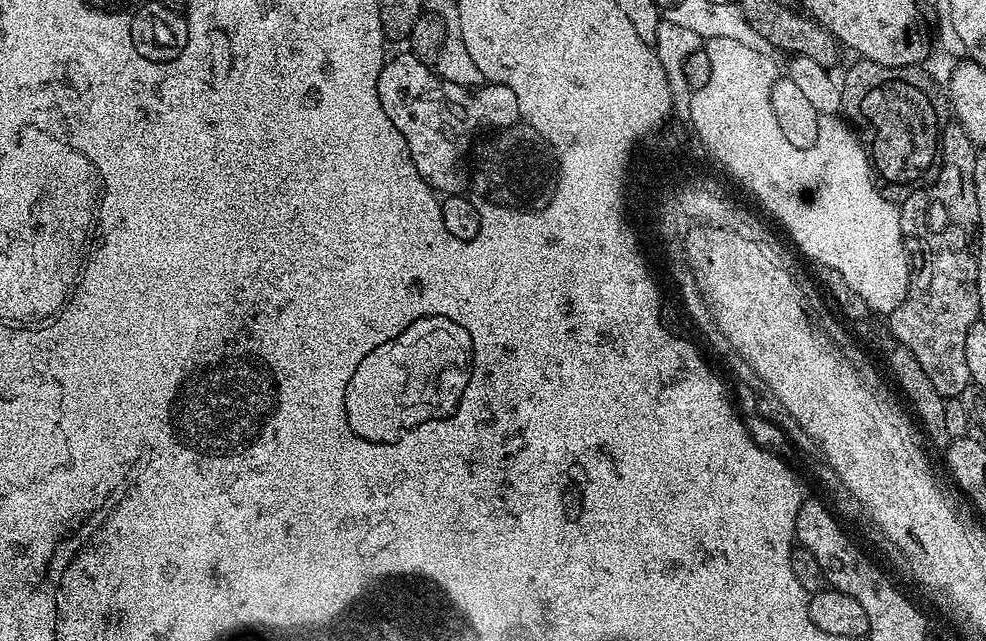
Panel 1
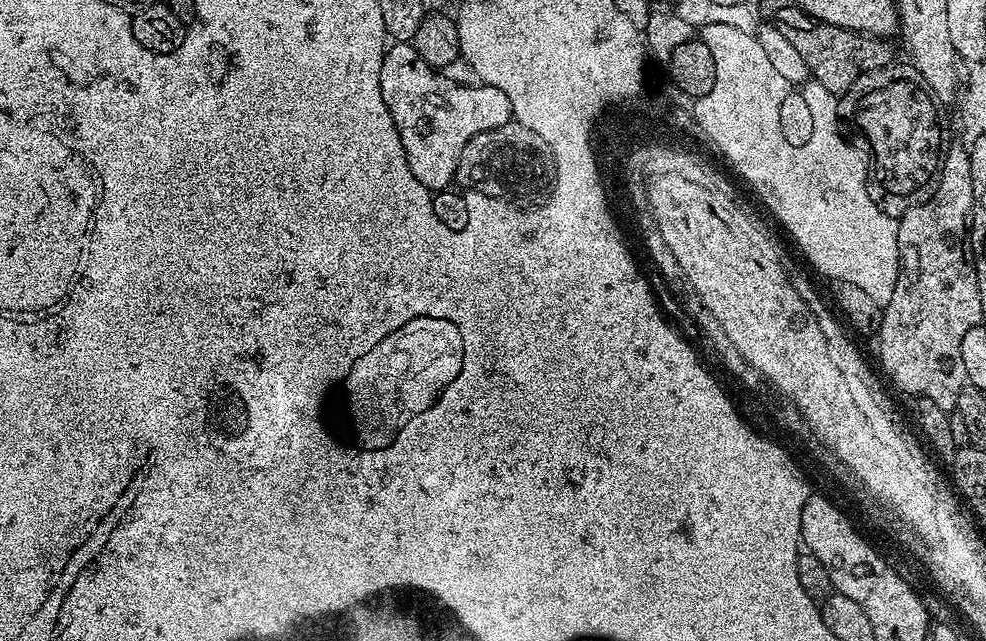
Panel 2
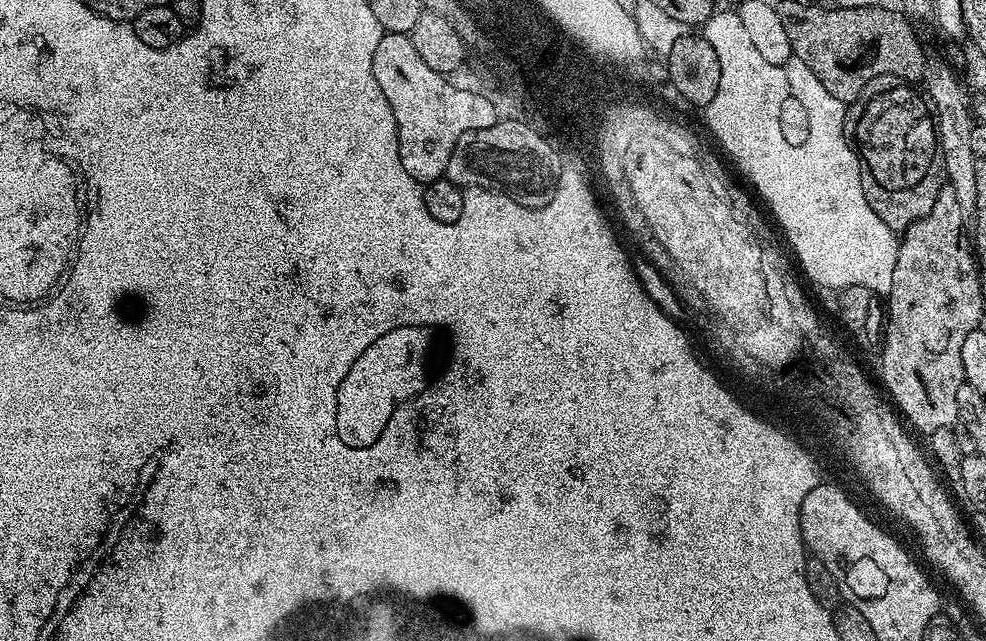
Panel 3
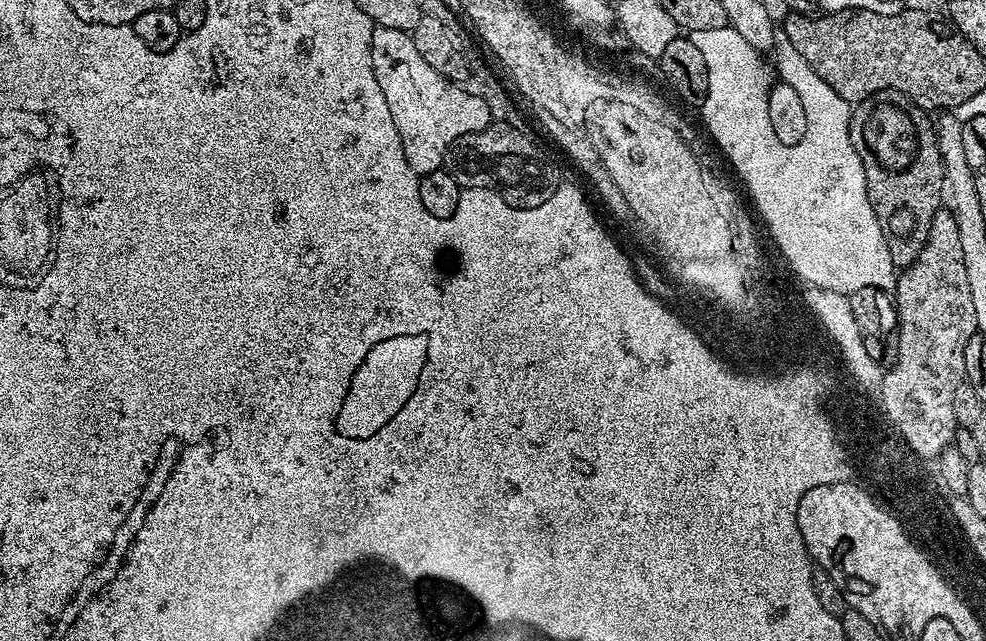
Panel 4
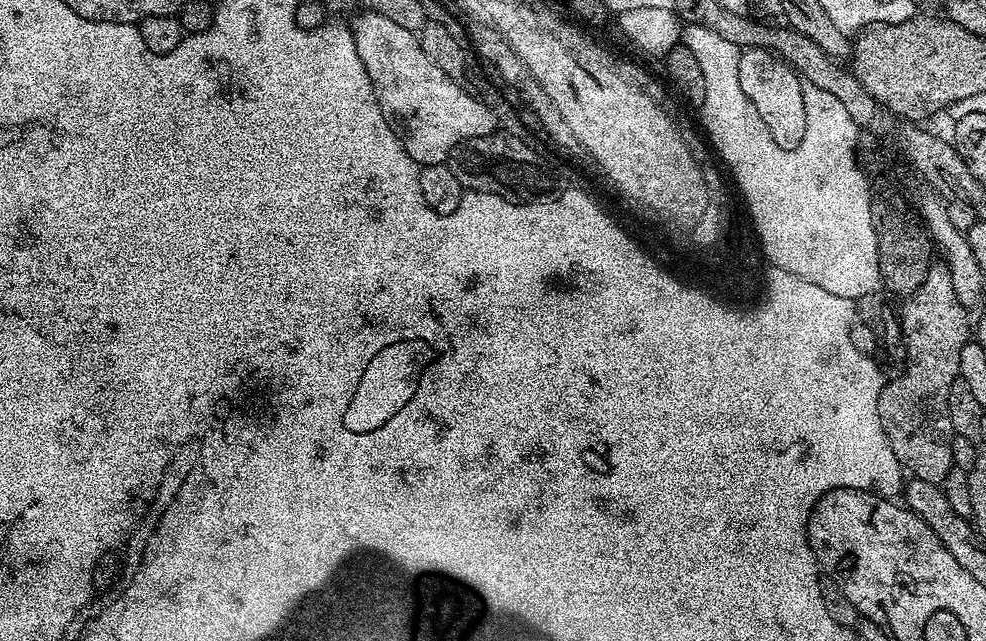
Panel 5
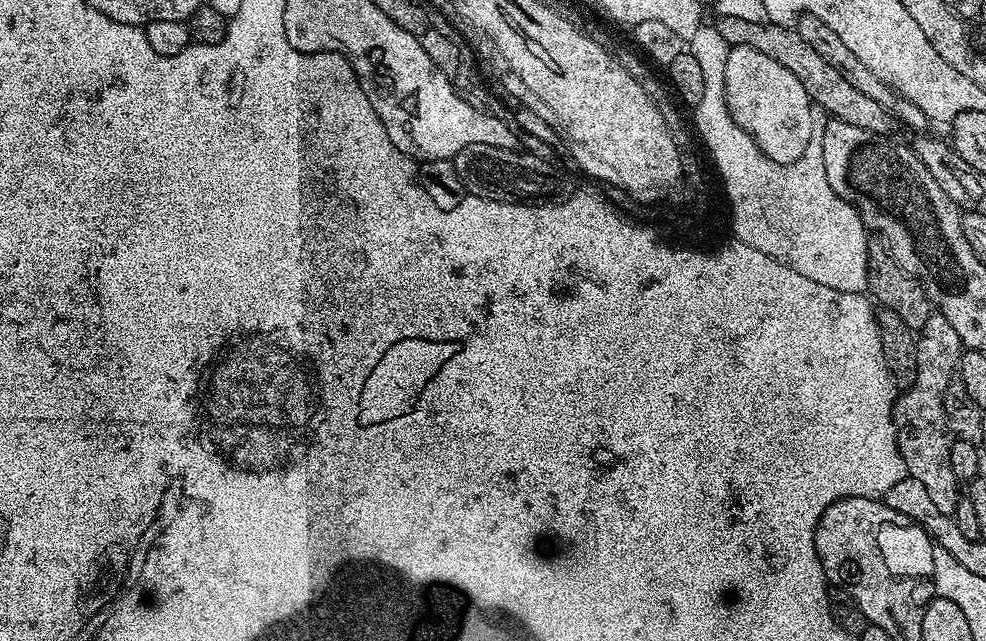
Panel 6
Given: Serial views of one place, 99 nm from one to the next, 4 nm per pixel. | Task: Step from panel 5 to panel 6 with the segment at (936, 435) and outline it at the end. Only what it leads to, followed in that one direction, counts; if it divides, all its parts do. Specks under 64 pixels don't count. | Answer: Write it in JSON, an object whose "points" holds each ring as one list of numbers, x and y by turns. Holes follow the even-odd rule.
{"points":[[938,314,929,316,926,326,918,329,916,336,916,383,903,389,897,395,896,403,892,406,892,421,896,431,898,450,902,454,902,462,906,466,908,475,918,478,918,482,922,482,922,487,926,489,926,494,930,494,930,502,934,502,934,506,938,506,938,510,942,514,950,517,956,515,956,504,962,498,962,488,954,470,950,470,950,446,953,437,948,431,946,422,944,395,950,382,957,375,961,351,962,345,958,334,954,334,954,326,950,326,950,322,946,322,946,318,942,318]]}

